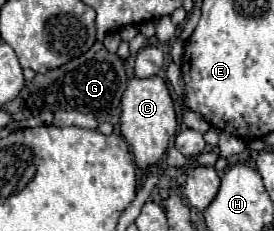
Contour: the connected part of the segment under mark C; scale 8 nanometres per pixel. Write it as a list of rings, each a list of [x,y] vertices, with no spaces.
[[[157,75],[147,79],[133,77],[121,97],[121,135],[131,143],[137,165],[143,169],[155,165],[163,157],[175,131],[177,131],[177,115],[167,83]]]

